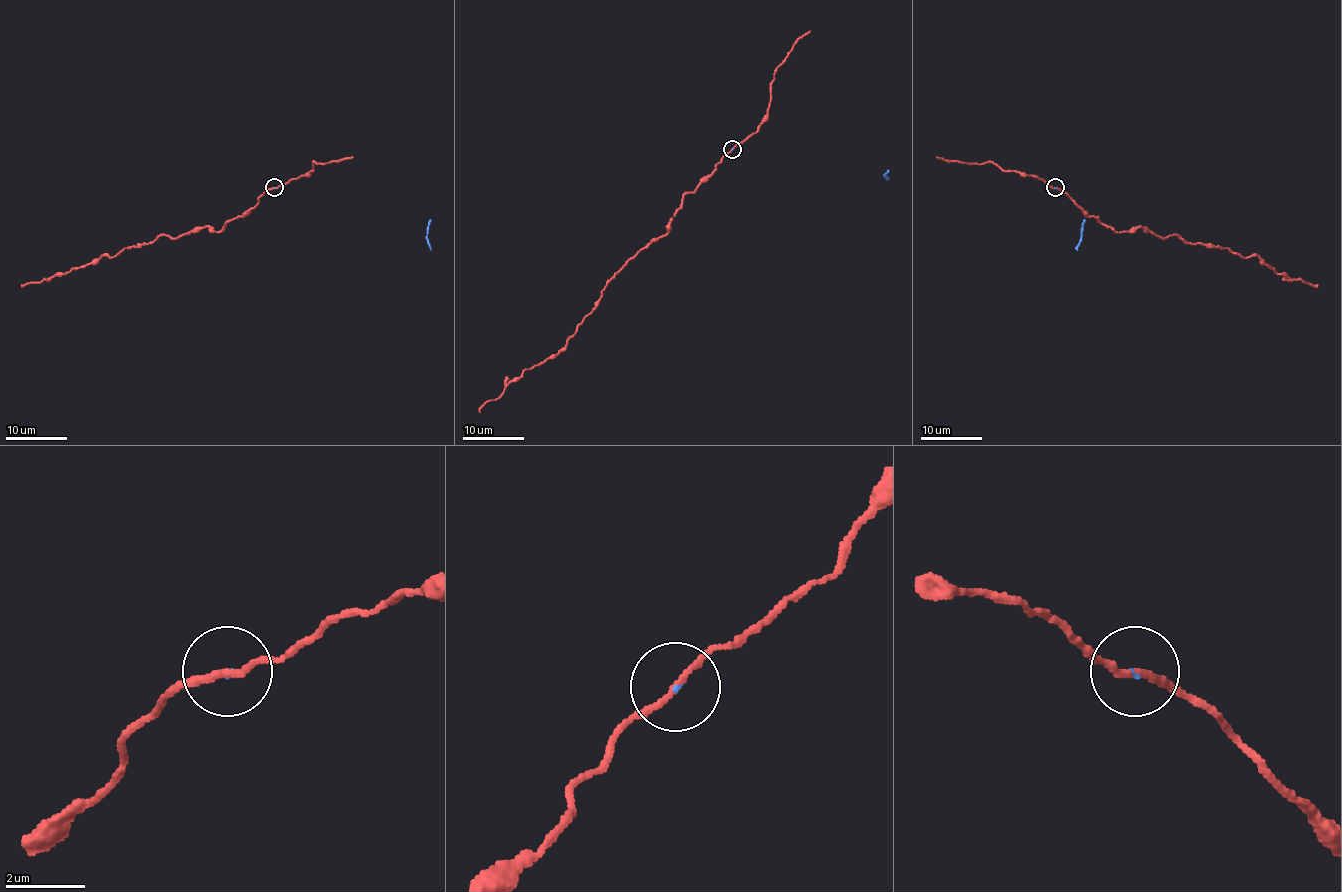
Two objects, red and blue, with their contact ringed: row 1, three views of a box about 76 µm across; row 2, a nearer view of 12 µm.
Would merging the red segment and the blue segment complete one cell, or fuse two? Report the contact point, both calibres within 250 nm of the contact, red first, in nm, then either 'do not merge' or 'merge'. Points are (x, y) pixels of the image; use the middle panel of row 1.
(732, 149) | 160/50 nm | merge

